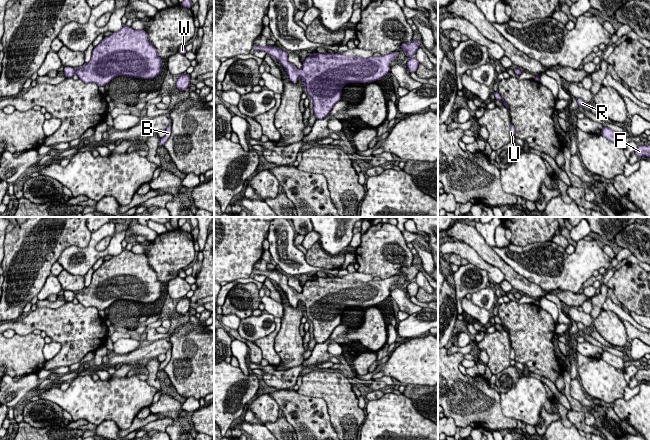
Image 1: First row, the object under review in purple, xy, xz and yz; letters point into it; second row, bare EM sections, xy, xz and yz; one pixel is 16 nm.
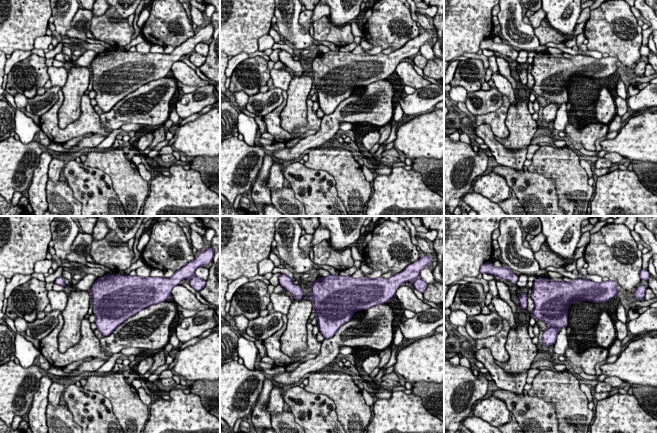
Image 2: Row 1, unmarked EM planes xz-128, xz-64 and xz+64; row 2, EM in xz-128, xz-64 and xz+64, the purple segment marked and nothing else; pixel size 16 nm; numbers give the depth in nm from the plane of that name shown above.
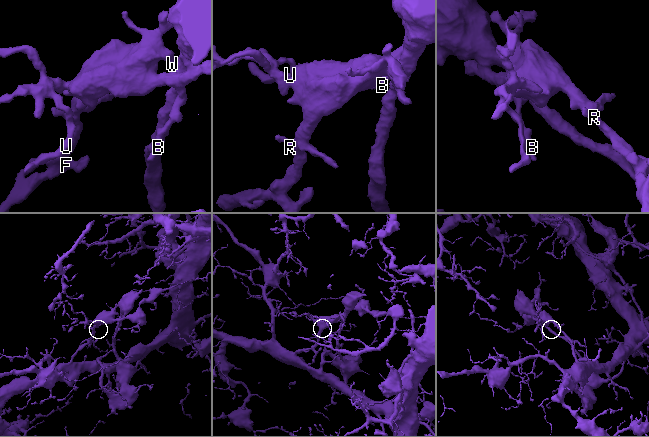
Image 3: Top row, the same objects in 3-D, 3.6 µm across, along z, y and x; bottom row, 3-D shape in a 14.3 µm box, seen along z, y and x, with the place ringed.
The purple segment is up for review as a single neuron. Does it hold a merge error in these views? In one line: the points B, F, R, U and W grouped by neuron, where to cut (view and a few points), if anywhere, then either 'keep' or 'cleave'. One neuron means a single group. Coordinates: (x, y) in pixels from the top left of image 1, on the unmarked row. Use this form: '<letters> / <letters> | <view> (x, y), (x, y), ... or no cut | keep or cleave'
B F R U W | no cut | keep

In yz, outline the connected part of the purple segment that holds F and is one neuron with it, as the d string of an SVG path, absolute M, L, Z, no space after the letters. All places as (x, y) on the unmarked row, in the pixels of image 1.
M638 369L634 376L637 381L650 381L650 369Z

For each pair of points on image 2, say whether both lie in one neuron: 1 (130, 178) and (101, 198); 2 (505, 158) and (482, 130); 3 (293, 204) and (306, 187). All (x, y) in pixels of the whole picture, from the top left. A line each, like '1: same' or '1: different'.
1: different
2: same
3: different

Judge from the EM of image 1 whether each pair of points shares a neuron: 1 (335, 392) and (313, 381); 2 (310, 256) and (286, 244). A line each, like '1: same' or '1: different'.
1: same
2: different

